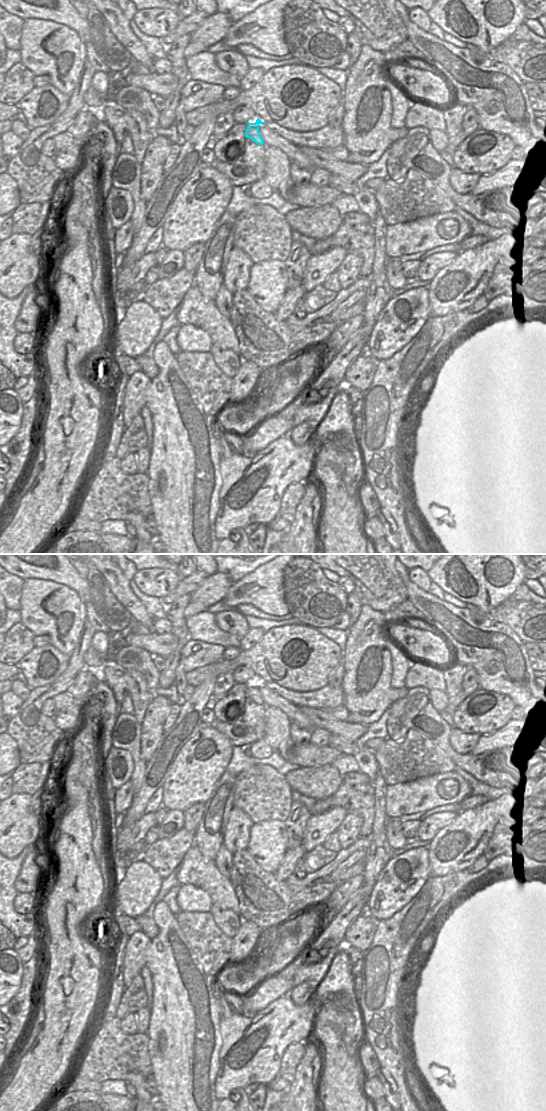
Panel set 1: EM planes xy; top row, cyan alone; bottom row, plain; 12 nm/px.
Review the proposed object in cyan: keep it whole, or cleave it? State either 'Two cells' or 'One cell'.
One cell

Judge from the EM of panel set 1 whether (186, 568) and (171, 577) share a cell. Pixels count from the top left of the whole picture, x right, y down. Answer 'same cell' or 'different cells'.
different cells

